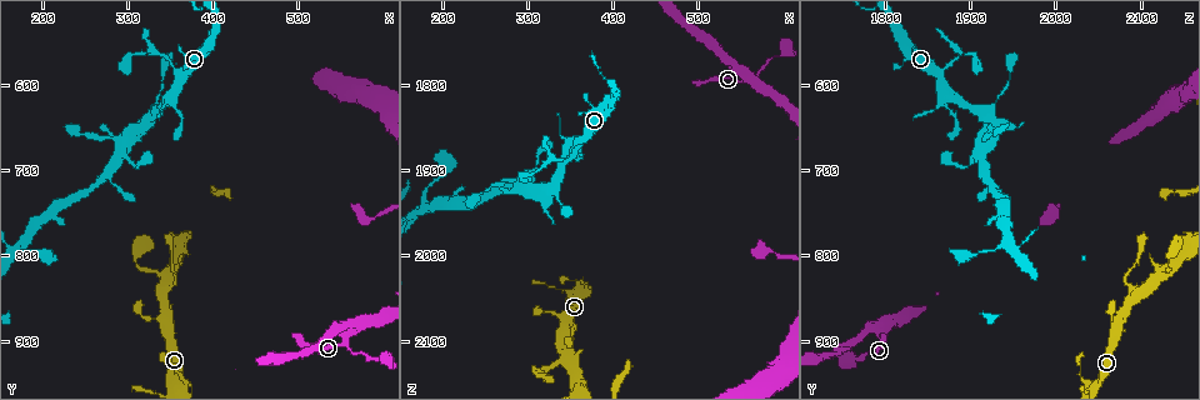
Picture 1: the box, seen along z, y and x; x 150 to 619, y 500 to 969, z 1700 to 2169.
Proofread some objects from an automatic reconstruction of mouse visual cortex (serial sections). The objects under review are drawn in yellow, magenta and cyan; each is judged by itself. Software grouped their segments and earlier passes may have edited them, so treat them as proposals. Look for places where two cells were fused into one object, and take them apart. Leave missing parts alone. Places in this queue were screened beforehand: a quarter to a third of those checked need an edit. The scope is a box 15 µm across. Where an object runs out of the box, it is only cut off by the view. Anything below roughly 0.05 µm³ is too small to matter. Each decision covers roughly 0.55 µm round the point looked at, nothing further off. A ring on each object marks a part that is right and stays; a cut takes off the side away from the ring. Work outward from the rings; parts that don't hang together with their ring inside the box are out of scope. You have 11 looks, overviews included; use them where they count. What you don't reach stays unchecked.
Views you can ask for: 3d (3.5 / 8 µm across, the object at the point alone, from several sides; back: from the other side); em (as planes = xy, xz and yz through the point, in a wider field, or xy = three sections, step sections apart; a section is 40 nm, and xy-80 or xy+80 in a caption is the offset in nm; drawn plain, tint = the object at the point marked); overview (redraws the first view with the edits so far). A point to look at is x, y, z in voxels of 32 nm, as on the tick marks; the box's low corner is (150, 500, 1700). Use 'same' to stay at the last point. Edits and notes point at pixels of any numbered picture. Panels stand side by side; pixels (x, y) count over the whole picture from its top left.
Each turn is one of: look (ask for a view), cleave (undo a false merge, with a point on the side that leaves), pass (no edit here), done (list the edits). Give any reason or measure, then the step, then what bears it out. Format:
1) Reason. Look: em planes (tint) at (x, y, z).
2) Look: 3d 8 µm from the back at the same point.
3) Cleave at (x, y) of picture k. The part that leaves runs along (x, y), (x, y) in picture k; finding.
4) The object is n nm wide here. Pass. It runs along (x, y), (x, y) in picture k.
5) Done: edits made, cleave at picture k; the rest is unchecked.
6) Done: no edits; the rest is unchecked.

Small branch off a trunk. Look: 3d 8 µm at (555, 885, 1795).

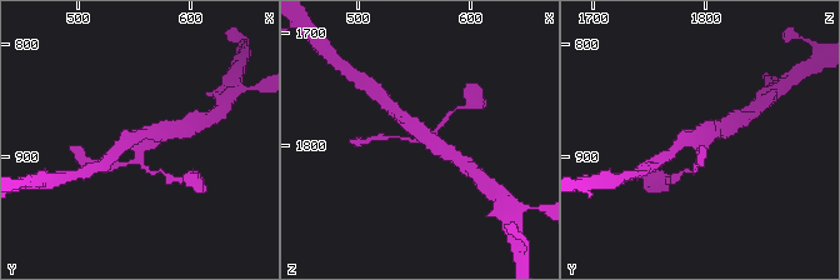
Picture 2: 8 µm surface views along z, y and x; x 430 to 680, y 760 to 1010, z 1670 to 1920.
3 arms meet here; the arms are 150, 300, 450 nm wide. Look: em xy step 2 (tint) at (556, 886, 1796).

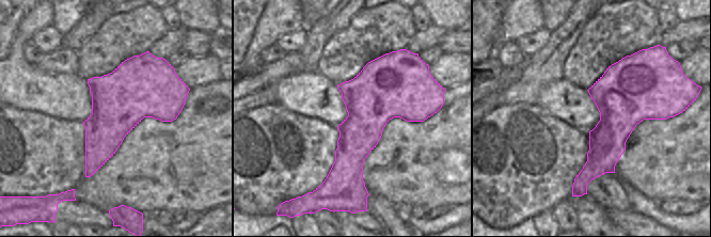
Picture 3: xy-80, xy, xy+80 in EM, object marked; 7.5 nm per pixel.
Pass. It runs along (121, 164), (134, 161), (148, 134), (173, 131) in picture 2; one cell here.

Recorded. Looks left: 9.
Three arms meet. Look: 3d 8 µm at (340, 845, 2095).

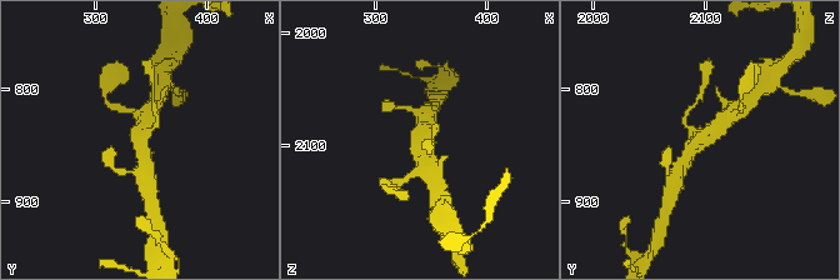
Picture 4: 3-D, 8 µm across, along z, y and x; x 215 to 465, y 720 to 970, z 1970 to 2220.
Look: 3d 3.5 µm from the back at (340, 844, 2094).

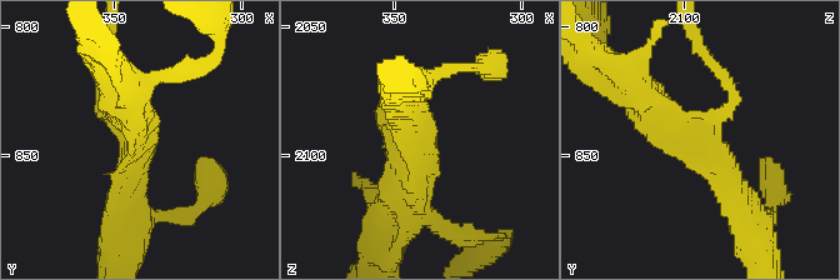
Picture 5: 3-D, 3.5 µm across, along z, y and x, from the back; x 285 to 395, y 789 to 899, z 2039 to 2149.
Look: em xy step 5 (tint) at (340, 846, 2092).

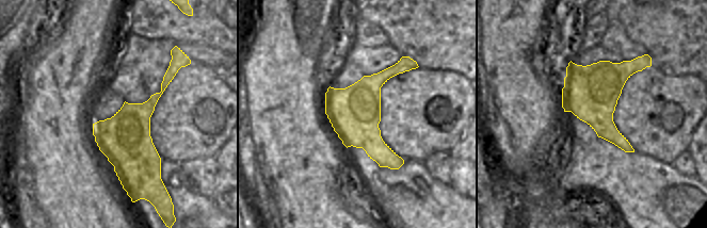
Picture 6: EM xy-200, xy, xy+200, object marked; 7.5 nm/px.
The object is 400 nm wide here. Pass. It runs along (746, 209), (715, 155), (638, 94) in picture 5; continuous, no second cell.

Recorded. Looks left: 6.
Look: 3d 8 µm at (310, 810, 2135).

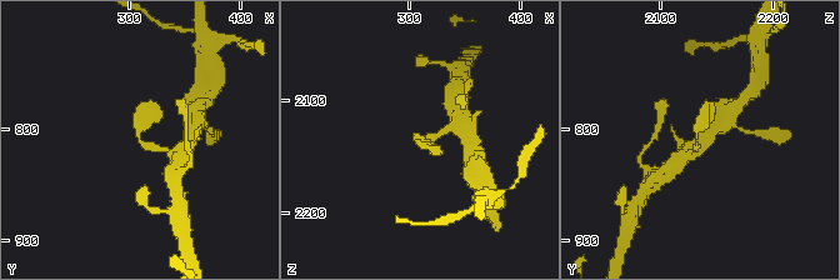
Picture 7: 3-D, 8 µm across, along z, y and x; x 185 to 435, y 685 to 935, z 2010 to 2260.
Look: 3d 3.5 µm at (310, 806, 2132).

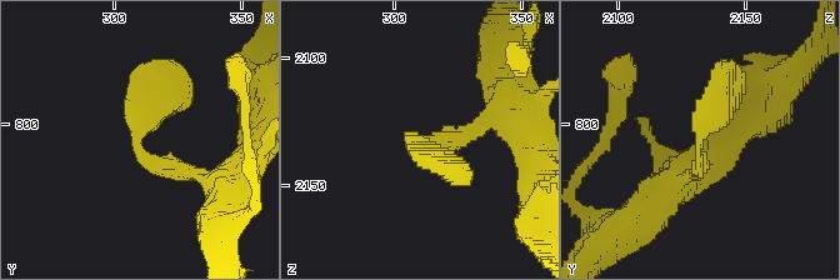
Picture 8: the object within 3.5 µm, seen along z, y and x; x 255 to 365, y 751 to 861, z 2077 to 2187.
Shape alone is not enough. Look: em xy step 1 (tint) at (307, 807, 2131).

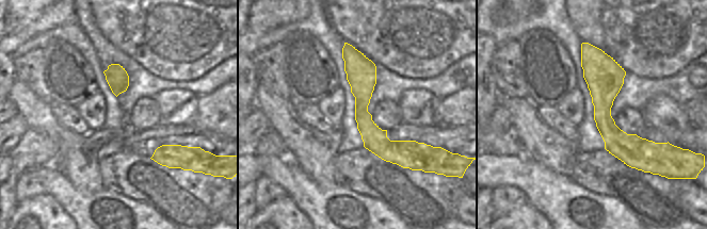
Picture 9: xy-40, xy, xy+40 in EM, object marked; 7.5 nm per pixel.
Pass. It runs along (683, 176), (731, 76) in picture 8; one cell here.

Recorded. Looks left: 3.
Arms part here. Look: 3d 3.5 µm at (365, 590, 1865).

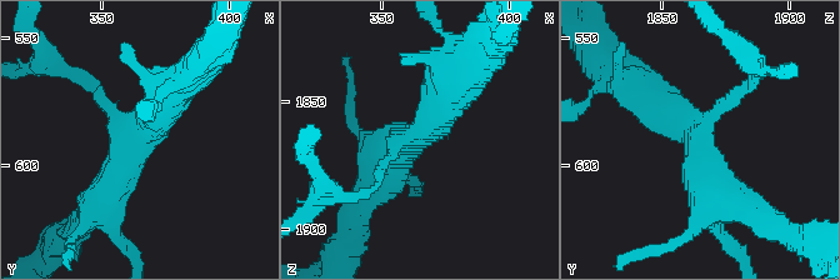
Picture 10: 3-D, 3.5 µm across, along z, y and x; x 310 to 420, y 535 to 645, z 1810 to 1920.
Shape alone is not enough. Look: em xy step 3 (tint) at (363, 591, 1865).

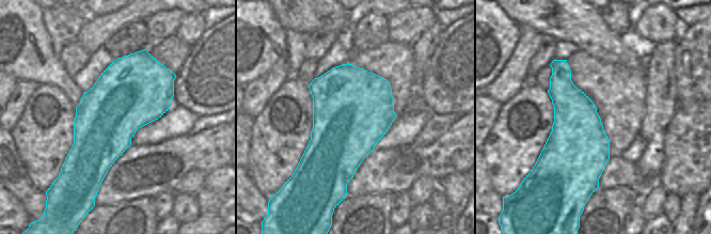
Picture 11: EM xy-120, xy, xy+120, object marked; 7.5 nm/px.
The arms are 150, 450, 500 nm wide. Cleave at (85, 79) of picture 10. Two cells meet here.

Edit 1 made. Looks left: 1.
Done: edits made, cleave at picture 10; the rest is unchecked.

